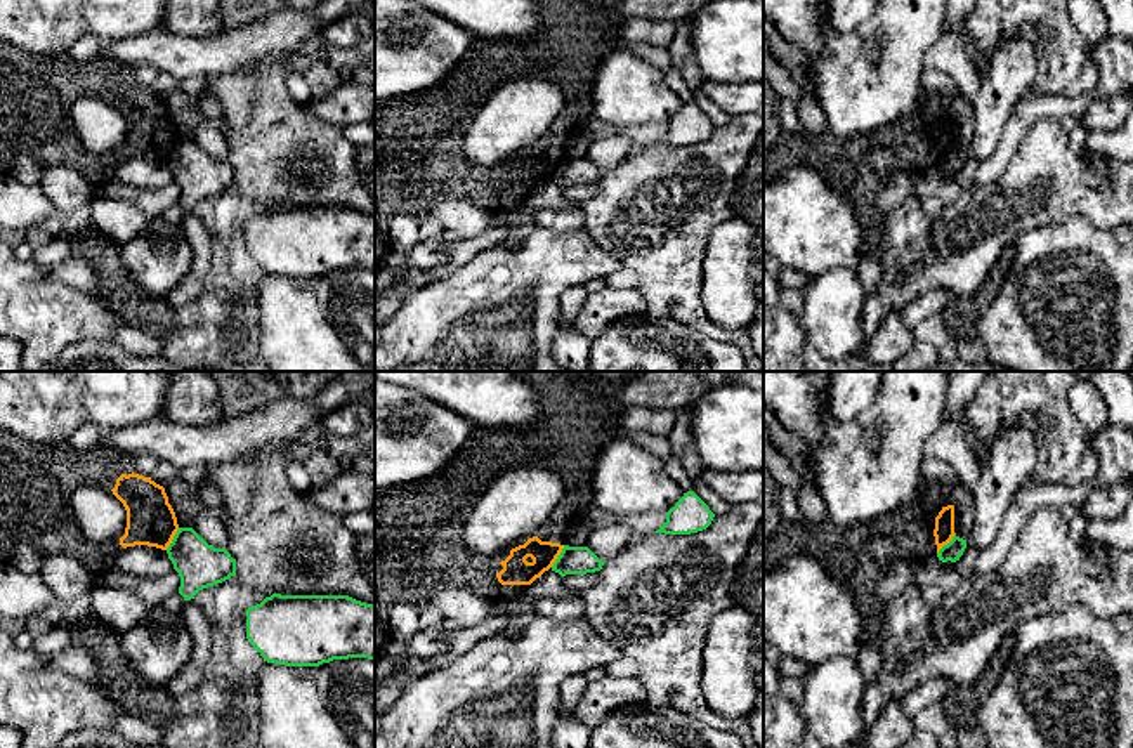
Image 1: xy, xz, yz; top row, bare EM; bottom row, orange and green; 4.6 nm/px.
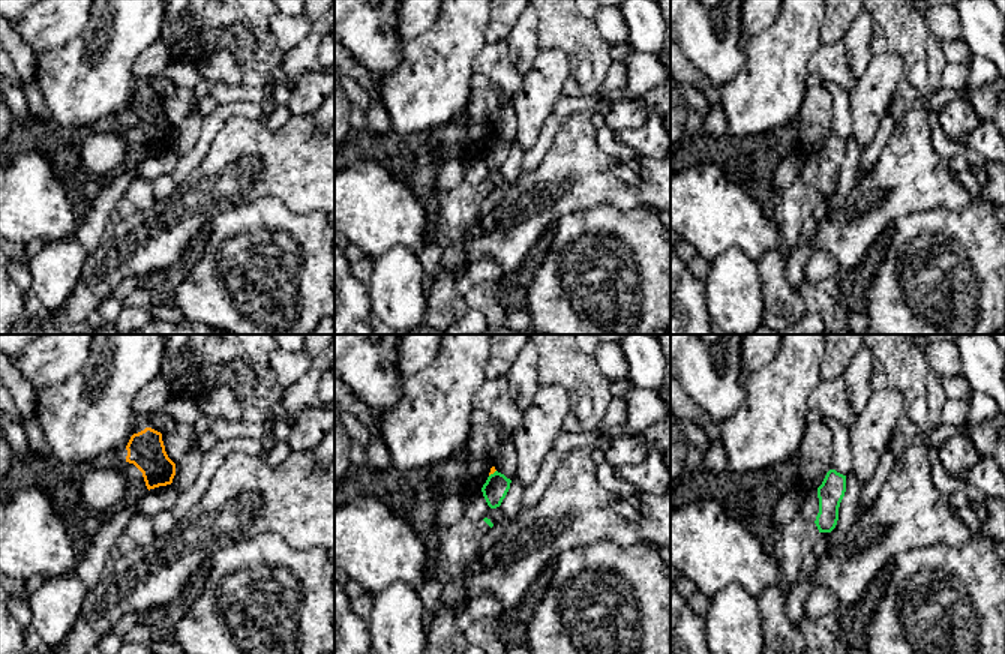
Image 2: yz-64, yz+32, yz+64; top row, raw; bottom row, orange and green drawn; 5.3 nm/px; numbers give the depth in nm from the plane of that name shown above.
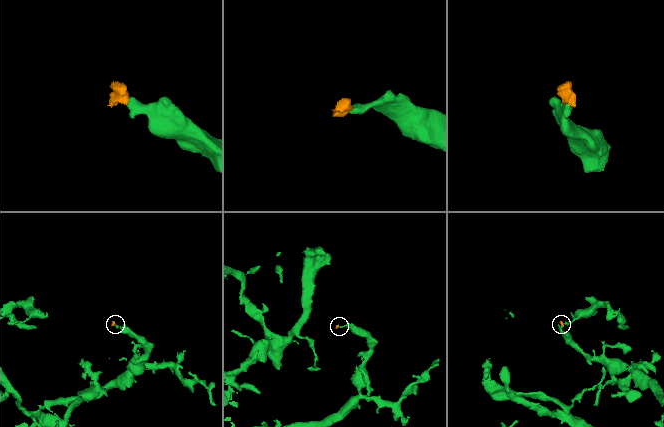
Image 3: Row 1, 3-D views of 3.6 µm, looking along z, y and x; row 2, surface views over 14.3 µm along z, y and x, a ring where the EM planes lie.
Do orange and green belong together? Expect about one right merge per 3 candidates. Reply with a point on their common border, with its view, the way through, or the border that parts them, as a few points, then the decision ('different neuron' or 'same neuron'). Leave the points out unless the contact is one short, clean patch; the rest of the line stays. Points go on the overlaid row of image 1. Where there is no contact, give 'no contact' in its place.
xy (172, 538) | along xy (179, 528), (165, 549) | different neuron

